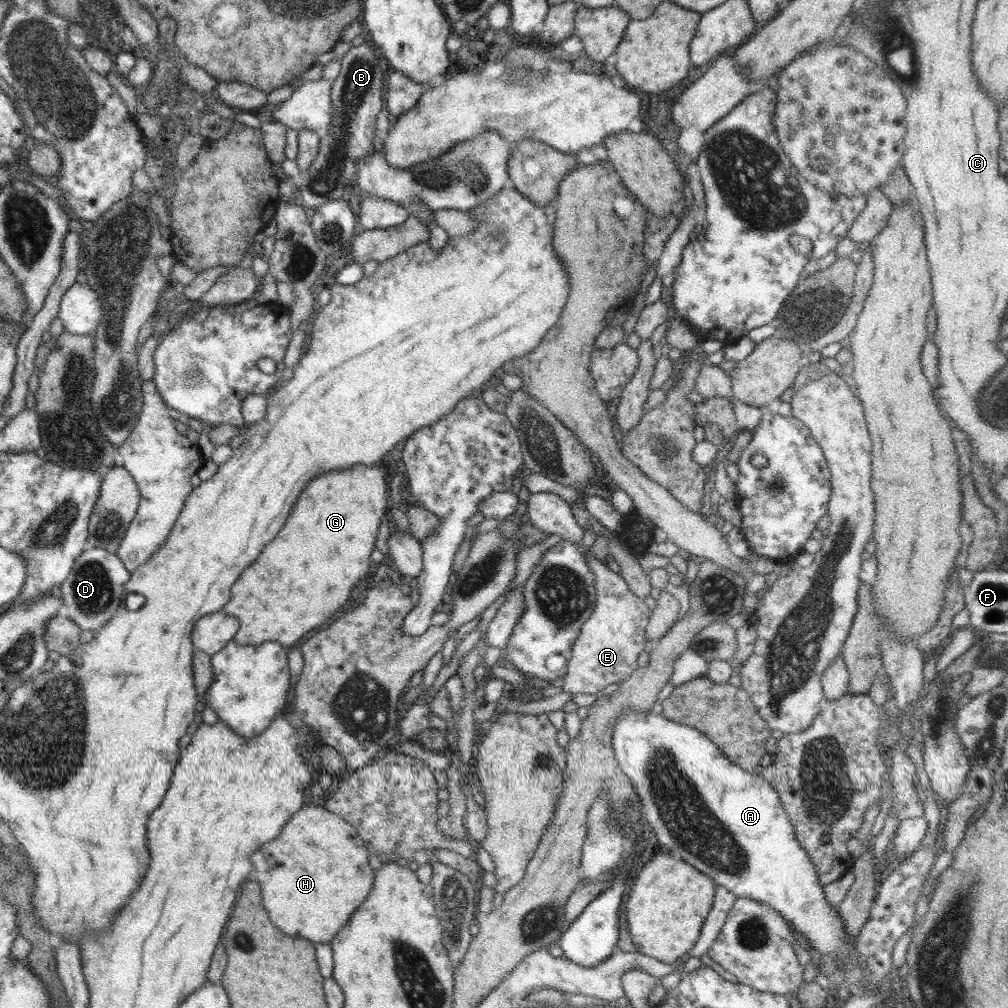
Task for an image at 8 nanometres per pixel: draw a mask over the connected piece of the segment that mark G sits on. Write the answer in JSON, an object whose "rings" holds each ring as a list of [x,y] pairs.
{"rings":[[[366,465],[332,470],[308,482],[290,510],[286,524],[278,532],[278,538],[274,538],[262,550],[260,558],[256,558],[256,562],[240,574],[238,582],[232,585],[230,600],[221,608],[222,612],[239,620],[239,629],[233,640],[242,646],[256,646],[266,641],[278,642],[284,647],[294,646],[310,630],[318,628],[336,610],[340,610],[340,606],[352,595],[352,588],[370,568],[370,554],[374,552],[382,516],[390,509],[387,489],[384,474],[379,468]]]}

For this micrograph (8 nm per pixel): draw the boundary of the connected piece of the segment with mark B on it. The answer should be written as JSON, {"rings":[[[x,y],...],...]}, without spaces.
{"rings":[[[367,42],[351,46],[340,64],[340,75],[332,82],[331,88],[331,125],[320,139],[319,153],[314,162],[295,179],[302,205],[308,208],[315,209],[328,201],[342,199],[344,189],[353,184],[358,172],[355,162],[375,152],[374,130],[376,116],[384,108],[386,70]]]}

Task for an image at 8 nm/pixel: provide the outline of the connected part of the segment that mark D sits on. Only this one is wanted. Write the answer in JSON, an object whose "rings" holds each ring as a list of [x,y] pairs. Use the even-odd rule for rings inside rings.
{"rings":[[[88,546],[84,553],[78,556],[64,582],[59,585],[63,598],[63,612],[81,630],[93,630],[96,633],[117,613],[124,585],[130,577],[131,572],[115,553]]]}

